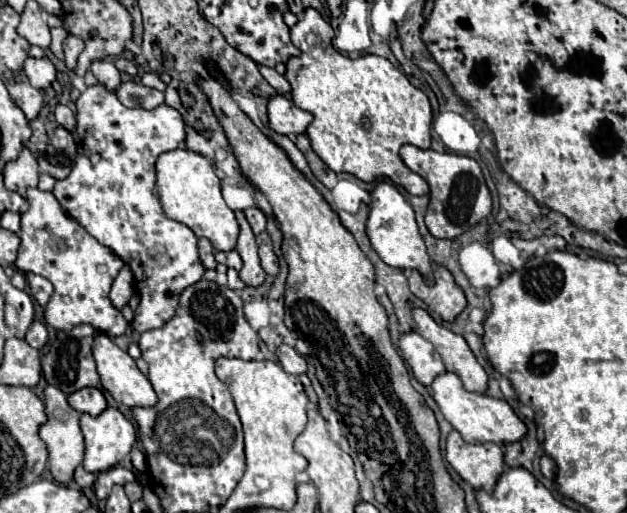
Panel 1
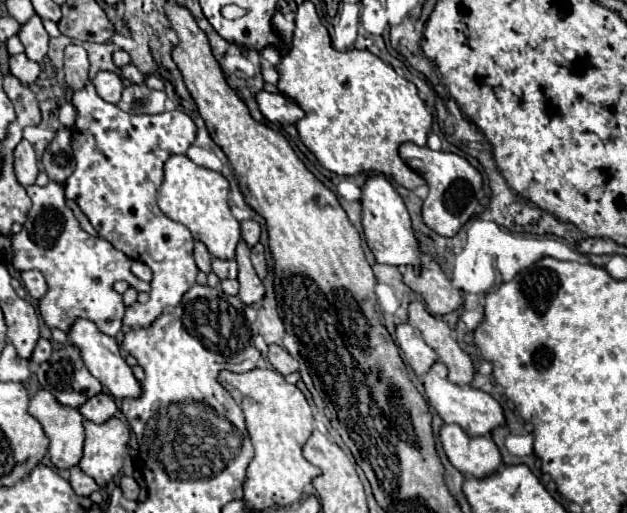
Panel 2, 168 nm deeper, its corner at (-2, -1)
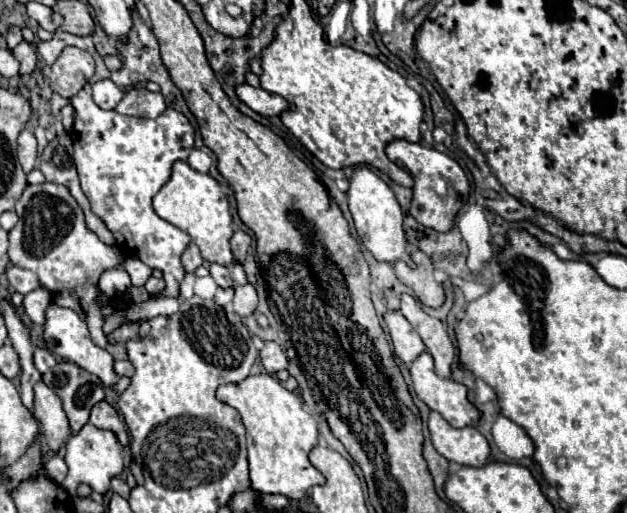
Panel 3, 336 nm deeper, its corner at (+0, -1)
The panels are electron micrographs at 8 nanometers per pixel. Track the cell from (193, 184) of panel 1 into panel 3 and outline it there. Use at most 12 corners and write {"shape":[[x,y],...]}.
{"shape":[[173,164],[155,194],[163,220],[203,260],[233,264],[229,202],[215,178]]}

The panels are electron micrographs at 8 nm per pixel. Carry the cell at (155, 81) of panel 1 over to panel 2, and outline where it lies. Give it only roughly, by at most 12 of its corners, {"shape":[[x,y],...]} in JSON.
{"shape":[[133,66],[121,68],[127,80],[133,84],[143,84],[145,76]]}

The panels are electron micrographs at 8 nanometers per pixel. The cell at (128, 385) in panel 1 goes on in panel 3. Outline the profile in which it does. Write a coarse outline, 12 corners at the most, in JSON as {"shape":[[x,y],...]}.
{"shape":[[51,302],[45,348],[101,378],[119,380],[113,356],[91,342],[85,320]]}

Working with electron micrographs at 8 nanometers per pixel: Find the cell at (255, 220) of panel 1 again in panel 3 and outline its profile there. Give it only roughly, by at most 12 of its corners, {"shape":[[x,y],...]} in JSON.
{"shape":[[241,230],[231,238],[235,262],[243,262],[251,246],[249,234]]}

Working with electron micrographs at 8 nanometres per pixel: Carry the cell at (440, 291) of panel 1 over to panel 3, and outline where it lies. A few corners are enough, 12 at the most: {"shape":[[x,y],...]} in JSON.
{"shape":[[413,250],[415,268],[395,262],[397,278],[421,304],[439,308],[443,286],[433,278],[433,264]]}

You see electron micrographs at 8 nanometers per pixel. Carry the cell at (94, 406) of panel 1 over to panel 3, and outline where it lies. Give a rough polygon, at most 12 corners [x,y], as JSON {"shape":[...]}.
{"shape":[[105,400],[91,410],[91,424],[113,432],[127,446],[125,424]]}

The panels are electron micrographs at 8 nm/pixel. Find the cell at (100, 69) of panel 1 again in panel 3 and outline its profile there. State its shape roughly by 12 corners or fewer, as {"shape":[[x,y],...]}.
{"shape":[[111,80],[91,86],[93,100],[103,110],[113,110],[123,90]]}

